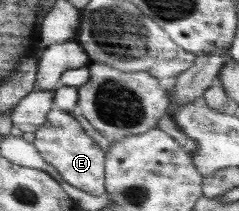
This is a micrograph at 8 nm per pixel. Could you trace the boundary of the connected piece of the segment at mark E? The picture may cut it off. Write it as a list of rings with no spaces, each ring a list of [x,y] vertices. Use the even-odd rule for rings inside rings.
[[[53,107],[47,114],[45,123],[42,123],[34,133],[34,146],[40,151],[43,159],[51,164],[67,183],[91,195],[103,195],[106,192],[106,153],[85,134],[85,130],[76,118],[67,114],[65,110],[57,110]]]

